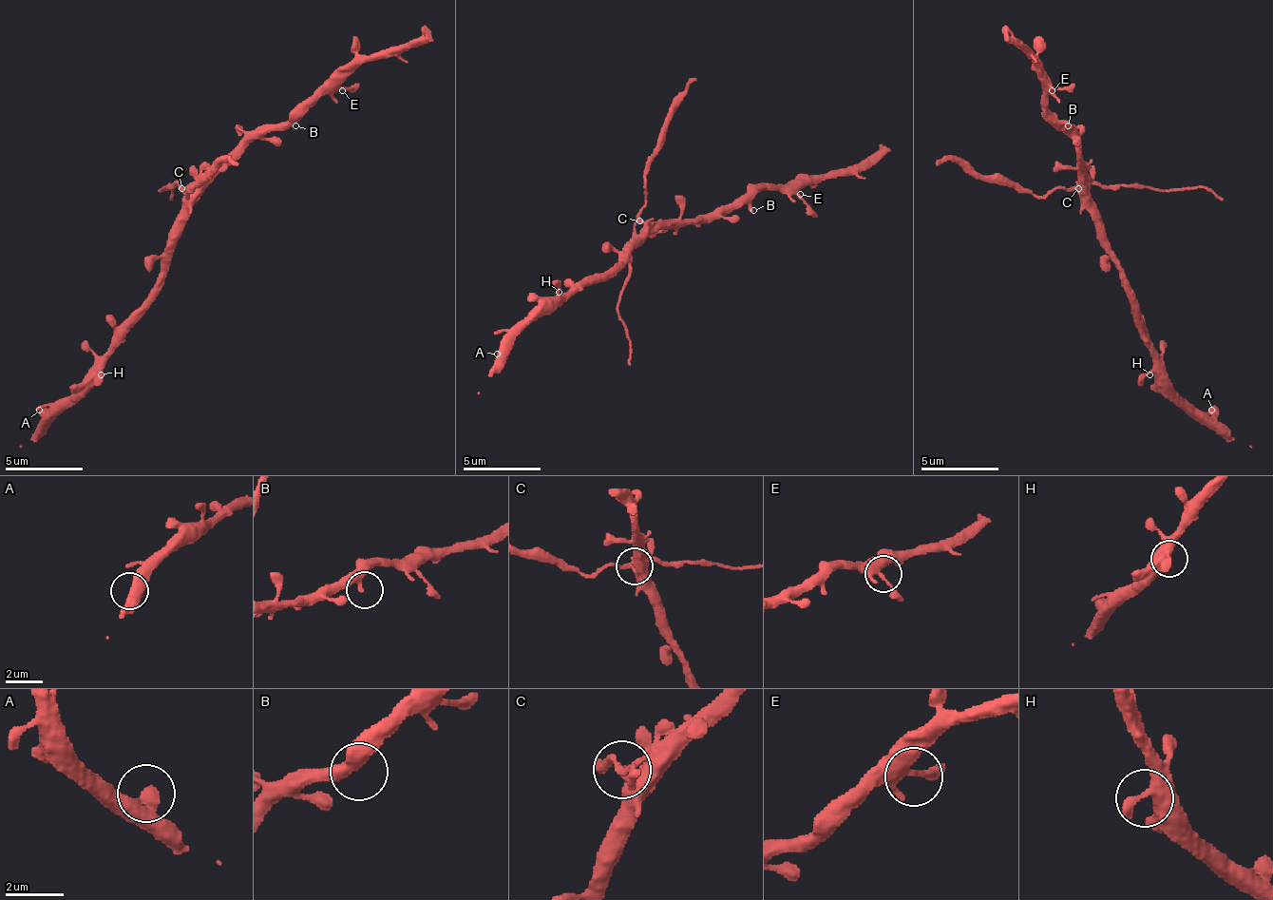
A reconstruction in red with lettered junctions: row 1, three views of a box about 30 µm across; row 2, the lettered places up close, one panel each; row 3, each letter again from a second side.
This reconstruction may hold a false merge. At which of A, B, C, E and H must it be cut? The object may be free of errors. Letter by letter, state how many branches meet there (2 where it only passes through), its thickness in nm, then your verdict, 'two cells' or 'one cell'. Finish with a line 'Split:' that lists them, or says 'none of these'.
A: 2 branches meet; 440 nm thick; one cell
B: 2 branches meet; 260 nm thick; one cell
C: 3 branches meet; 240 nm thick; two cells
E: 3 branches meet; 280 nm thick; one cell
H: 2 branches meet; 460 nm thick; one cell
Split: C

